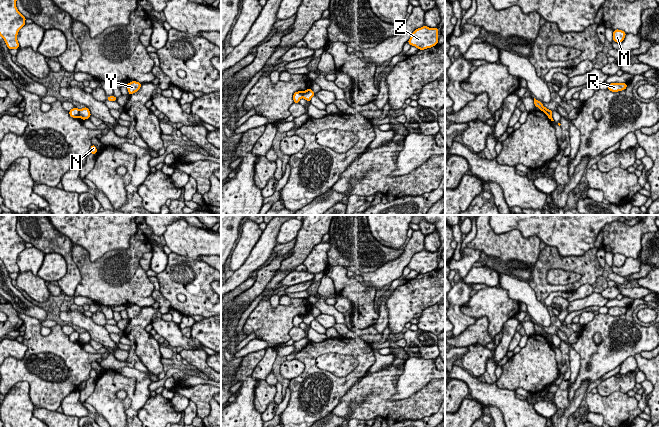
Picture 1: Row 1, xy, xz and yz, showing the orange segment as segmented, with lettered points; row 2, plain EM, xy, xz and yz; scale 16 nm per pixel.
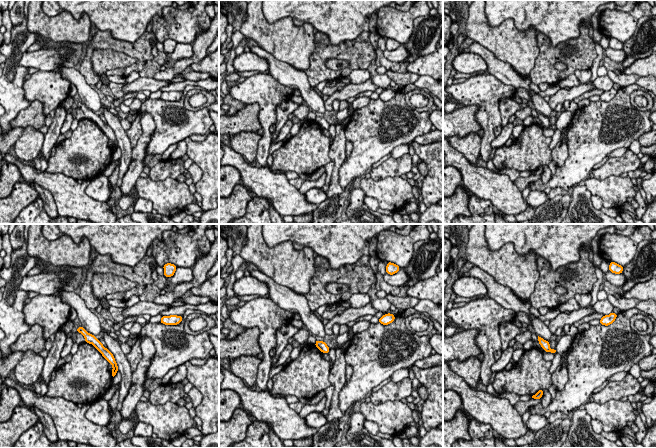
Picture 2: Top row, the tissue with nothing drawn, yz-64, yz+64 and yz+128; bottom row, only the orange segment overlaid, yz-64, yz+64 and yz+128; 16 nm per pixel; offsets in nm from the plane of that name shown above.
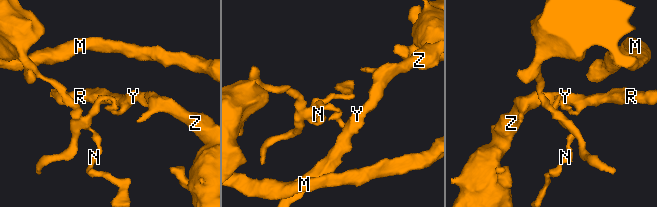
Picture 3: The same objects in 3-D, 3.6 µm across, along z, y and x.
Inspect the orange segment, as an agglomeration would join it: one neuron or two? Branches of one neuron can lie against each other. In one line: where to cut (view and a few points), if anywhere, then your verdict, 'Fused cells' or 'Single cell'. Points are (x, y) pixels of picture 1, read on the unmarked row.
Split along xy (78, 333), (79, 341). Fused cells

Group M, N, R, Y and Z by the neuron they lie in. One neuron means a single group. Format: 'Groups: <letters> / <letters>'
Groups: M / N R Y Z

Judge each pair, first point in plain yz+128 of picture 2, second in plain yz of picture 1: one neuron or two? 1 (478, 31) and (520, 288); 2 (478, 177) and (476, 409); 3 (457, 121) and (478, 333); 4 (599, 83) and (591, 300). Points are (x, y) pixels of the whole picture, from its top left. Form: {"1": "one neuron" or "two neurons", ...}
{"1": "two neurons", "2": "two neurons", "3": "one neuron", "4": "two neurons"}

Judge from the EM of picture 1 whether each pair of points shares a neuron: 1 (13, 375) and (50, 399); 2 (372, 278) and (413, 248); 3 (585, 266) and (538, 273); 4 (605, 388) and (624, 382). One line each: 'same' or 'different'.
1: same
2: same
3: same
4: same

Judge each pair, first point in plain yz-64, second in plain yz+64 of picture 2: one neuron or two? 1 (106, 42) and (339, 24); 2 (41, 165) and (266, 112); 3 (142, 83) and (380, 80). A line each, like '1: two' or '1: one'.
1: two
2: one
3: two

